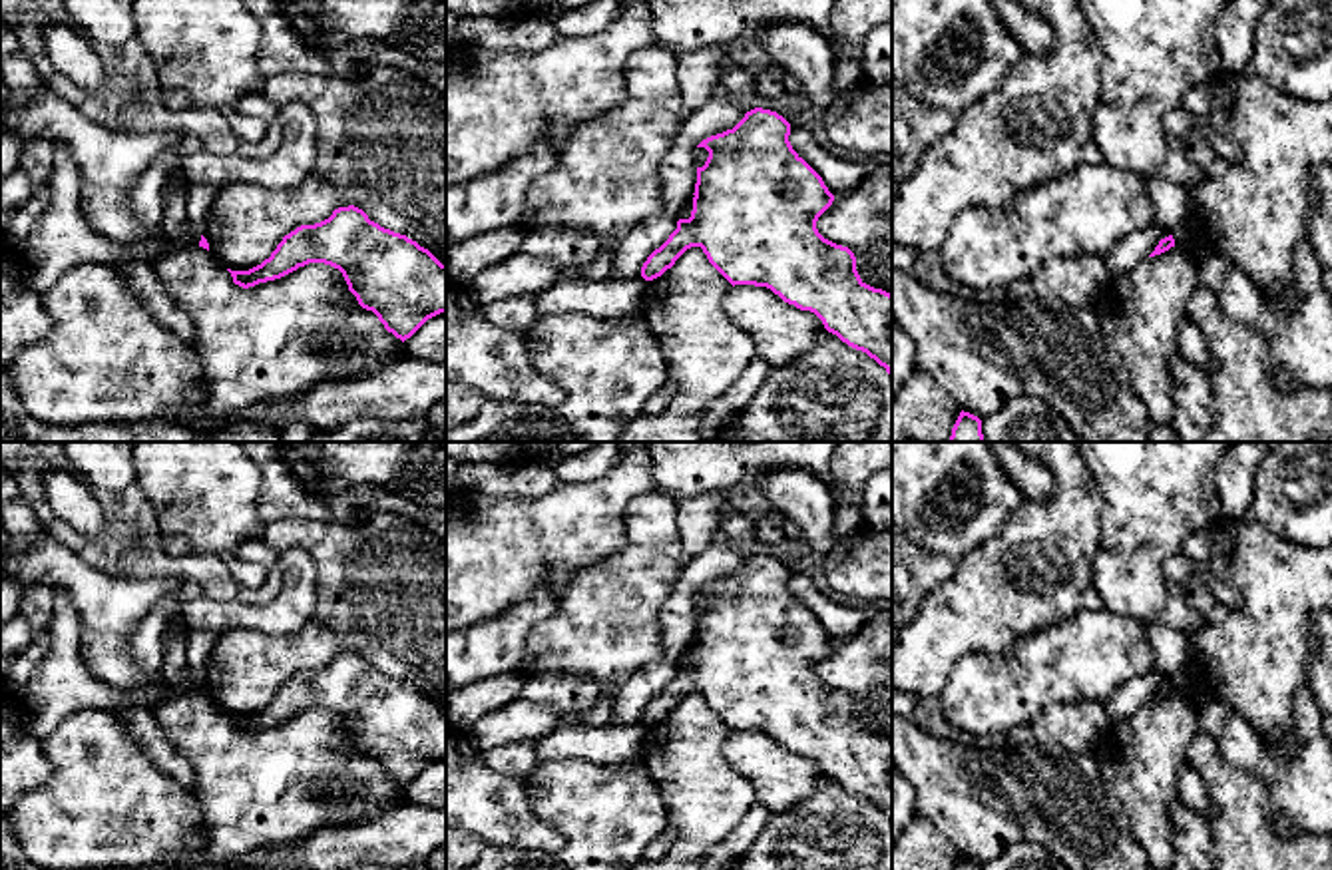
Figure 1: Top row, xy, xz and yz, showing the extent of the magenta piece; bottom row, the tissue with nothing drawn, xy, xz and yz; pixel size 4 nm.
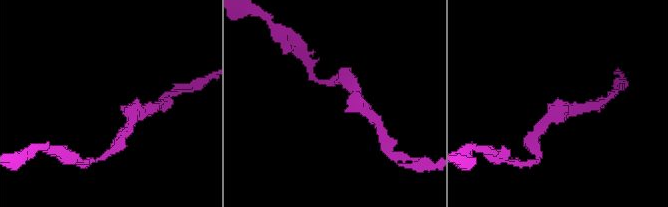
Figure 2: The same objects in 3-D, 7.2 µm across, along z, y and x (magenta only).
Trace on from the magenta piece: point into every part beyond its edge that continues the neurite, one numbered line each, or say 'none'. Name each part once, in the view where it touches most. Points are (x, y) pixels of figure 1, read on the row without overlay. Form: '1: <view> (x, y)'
none

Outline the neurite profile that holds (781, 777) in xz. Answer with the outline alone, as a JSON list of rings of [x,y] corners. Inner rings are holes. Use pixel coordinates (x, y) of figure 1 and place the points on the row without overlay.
[[[735,731],[727,739],[723,755],[731,768],[753,784],[757,802],[773,814],[786,812],[814,794],[826,778],[814,759],[784,749],[767,733]]]

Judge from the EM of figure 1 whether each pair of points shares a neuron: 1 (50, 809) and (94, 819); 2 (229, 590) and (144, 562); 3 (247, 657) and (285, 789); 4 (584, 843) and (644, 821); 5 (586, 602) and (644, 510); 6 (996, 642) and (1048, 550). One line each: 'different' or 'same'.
1: same
2: same
3: different
4: same
5: same
6: same

